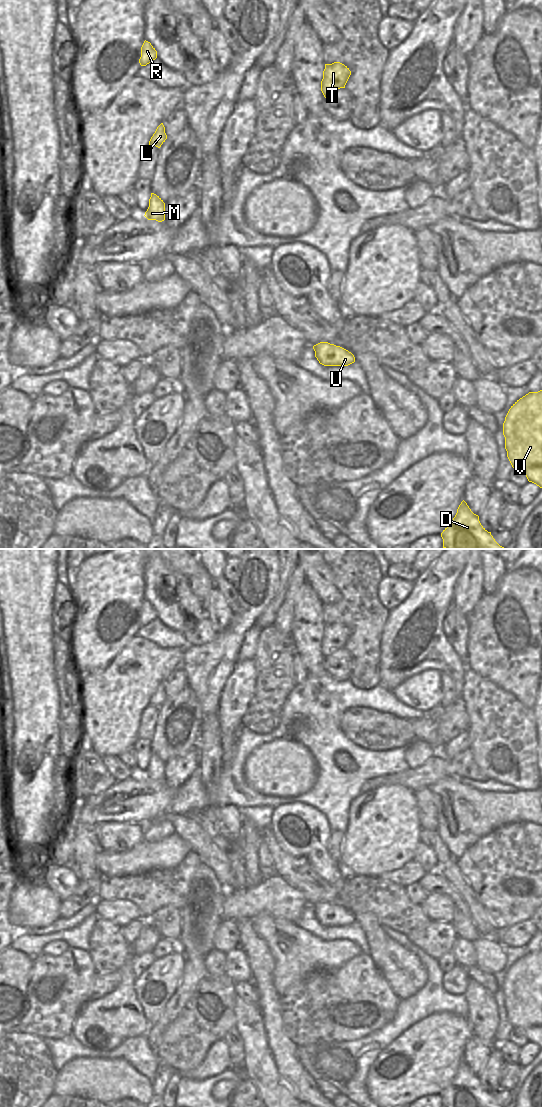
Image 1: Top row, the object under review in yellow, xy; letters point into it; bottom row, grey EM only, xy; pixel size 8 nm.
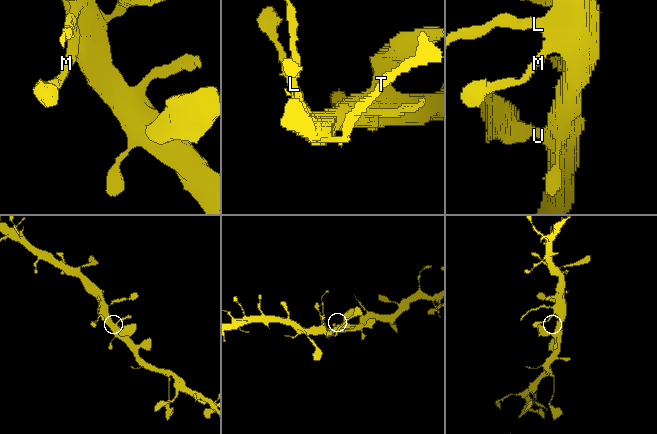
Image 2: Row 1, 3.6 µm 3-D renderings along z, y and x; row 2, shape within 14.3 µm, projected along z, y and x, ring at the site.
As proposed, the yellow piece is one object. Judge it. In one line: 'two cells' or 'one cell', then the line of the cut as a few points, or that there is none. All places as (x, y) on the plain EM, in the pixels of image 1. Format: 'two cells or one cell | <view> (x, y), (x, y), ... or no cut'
one cell | no cut

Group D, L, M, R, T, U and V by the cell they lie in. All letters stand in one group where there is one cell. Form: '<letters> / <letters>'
D L M R T U V

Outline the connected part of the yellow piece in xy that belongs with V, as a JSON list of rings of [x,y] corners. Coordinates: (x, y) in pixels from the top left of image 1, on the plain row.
[[[542,950],[529,952],[509,969],[503,983],[505,1009],[513,1028],[520,1028],[529,1042],[542,1048]]]

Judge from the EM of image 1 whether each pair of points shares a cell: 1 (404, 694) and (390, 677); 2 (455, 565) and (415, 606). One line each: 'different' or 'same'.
1: different
2: same

